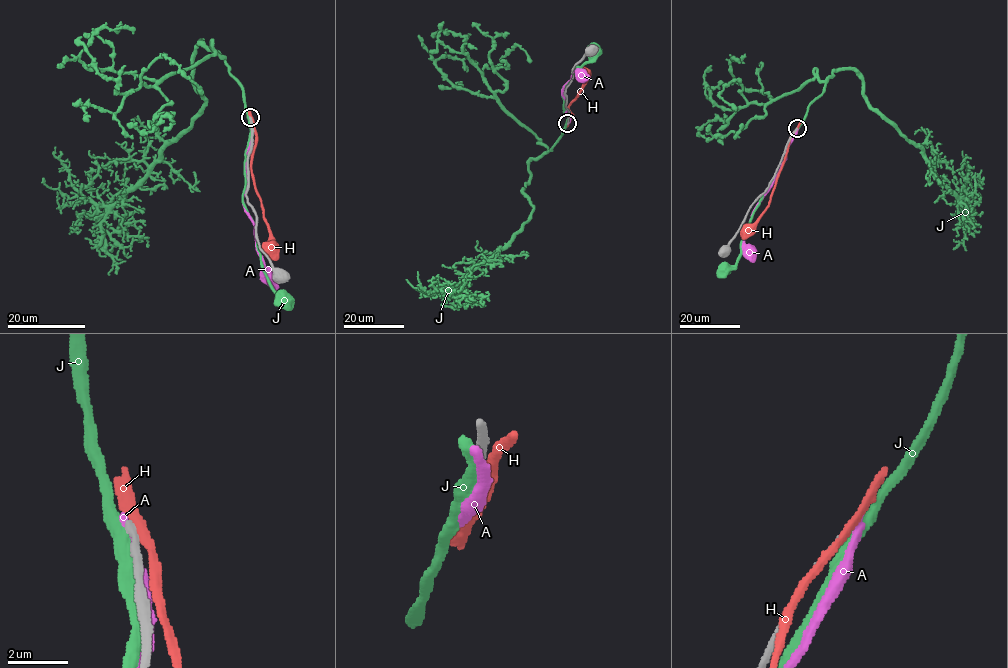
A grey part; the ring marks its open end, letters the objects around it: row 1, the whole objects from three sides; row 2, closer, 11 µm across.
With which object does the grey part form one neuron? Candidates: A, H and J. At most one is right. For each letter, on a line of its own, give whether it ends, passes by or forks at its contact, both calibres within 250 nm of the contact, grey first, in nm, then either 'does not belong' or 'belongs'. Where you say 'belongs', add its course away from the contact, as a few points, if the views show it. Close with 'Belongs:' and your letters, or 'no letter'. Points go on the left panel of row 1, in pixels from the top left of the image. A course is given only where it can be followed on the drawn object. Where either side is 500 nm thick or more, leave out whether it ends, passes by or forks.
A: it ends; calibres 260 and 340 nm; does not belong
H: it passes by; calibres 280 and 280 nm; does not belong
J: it passes by; calibres 320 and 400 nm; does not belong
Belongs: no letter

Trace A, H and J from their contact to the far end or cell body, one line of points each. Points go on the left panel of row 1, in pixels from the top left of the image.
A: (250, 118), (252, 137), (248, 147), (247, 189), (243, 204), (255, 227), (256, 248), (267, 275)
H: (251, 119), (256, 132), (251, 172), (272, 246)
J: (250, 120), (243, 203), (255, 225), (263, 271), (273, 290), (284, 299)

